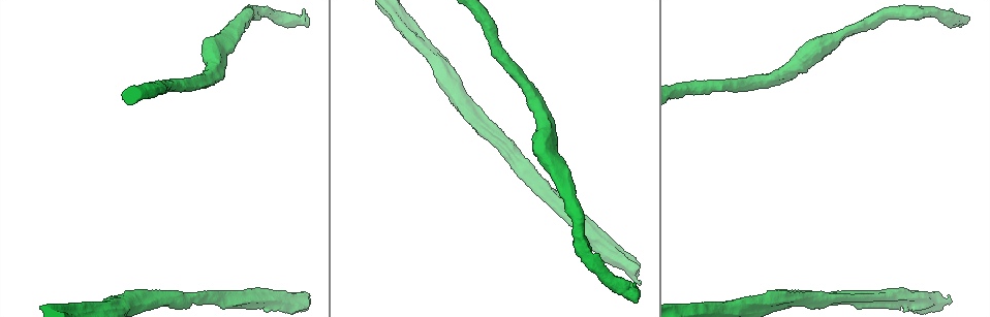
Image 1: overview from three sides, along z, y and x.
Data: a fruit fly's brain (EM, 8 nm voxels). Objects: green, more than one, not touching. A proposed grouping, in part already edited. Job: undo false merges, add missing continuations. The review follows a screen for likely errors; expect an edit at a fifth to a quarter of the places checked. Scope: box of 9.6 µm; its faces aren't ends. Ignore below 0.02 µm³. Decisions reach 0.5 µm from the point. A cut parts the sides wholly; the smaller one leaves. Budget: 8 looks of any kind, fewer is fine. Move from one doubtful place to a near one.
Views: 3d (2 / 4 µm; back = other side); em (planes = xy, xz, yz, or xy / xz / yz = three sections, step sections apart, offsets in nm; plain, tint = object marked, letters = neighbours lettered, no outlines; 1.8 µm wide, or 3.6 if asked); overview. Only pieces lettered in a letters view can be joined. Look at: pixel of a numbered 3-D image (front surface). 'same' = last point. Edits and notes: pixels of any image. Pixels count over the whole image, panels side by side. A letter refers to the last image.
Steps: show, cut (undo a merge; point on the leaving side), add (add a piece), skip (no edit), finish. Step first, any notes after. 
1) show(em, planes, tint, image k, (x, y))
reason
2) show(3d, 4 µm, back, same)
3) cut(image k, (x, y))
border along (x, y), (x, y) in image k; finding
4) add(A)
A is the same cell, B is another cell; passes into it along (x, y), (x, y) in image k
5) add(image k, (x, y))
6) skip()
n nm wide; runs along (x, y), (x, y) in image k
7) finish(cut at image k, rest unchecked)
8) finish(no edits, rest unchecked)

show(em, planes, tint, image 1, (631, 268))
calibre changes

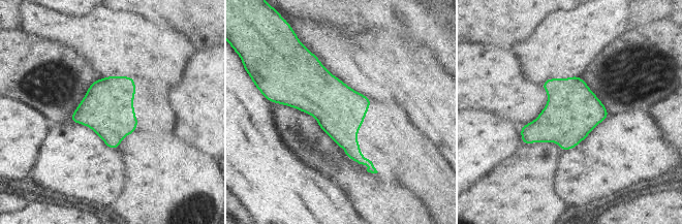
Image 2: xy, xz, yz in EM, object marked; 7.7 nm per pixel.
show(em, planes, letters, same)
see the neighbours

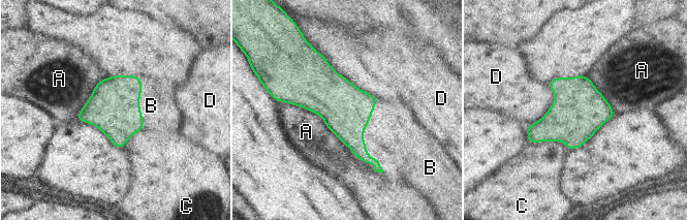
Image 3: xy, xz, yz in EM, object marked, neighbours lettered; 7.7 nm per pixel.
add(B)
380 nm wide; A touches over 650 nm; B is the same cell, A, C and D are other cells; the neuron continues

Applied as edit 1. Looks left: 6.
show(em, planes, plain, image 1, (960, 26))
stops while still wide

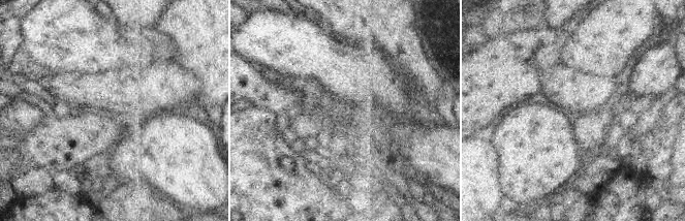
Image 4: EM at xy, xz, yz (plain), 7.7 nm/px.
show(em, planes, letters, same)

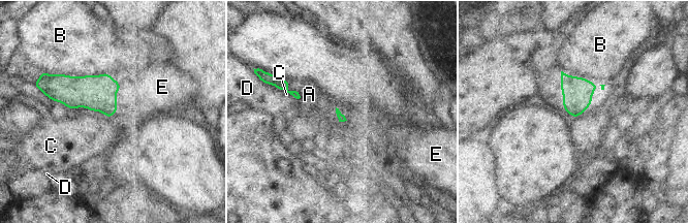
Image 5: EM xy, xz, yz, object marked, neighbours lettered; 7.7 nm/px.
add(E)
E is the same cell, A, B, C and D are other cells; passes into it along (97, 93), (116, 95), (148, 92) in image 5; it goes on there

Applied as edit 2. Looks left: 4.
show(overview)

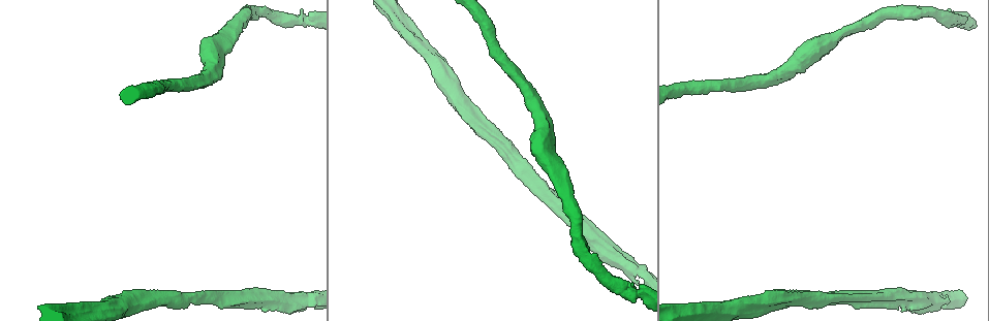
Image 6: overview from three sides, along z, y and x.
show(3d, 4 µm, image 6, (399, 27))

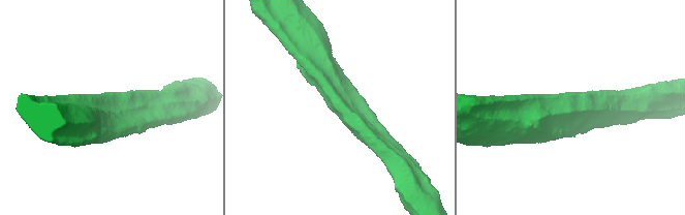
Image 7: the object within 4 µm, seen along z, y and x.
show(em, yz, step 16, tint, image 7, (572, 94))

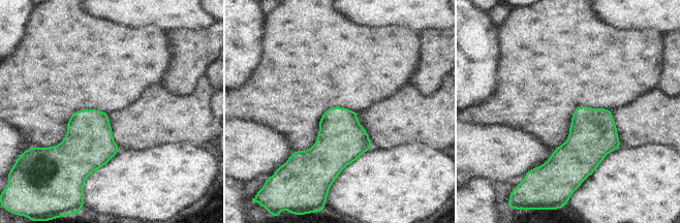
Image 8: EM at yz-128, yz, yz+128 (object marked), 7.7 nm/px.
show(em, planes, letters, same)
another direction

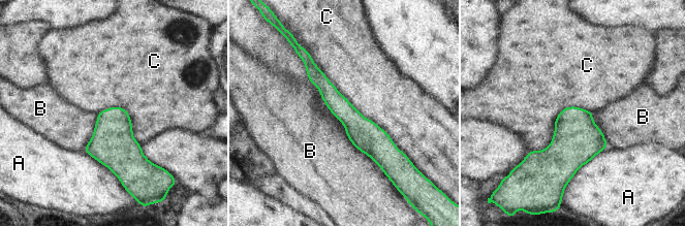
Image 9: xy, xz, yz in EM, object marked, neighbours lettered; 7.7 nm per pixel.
skip()
A, B and C are other cells; border along (307, 50), (330, 82), (403, 153) in image 9; no lettered piece goes on from it

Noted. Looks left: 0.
finish(add at image 3, add at image 5, rest unchecked)

